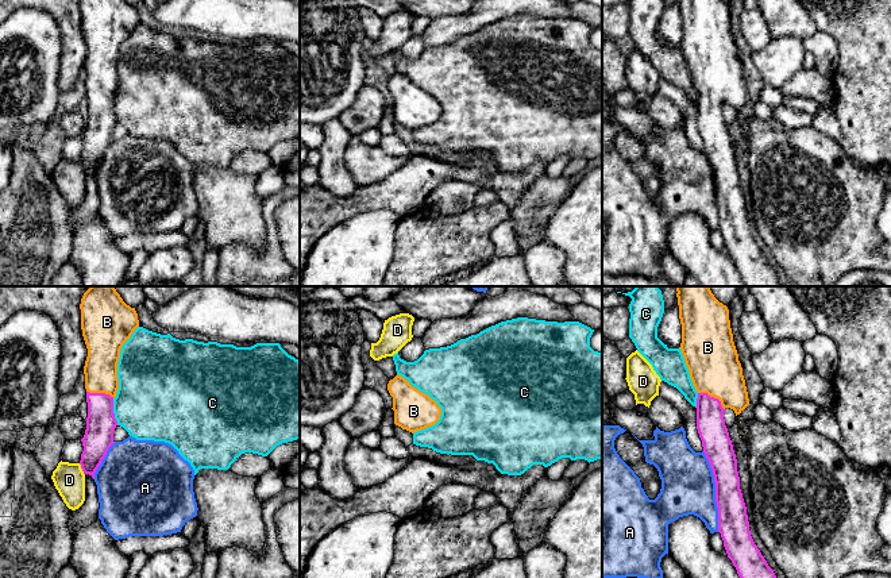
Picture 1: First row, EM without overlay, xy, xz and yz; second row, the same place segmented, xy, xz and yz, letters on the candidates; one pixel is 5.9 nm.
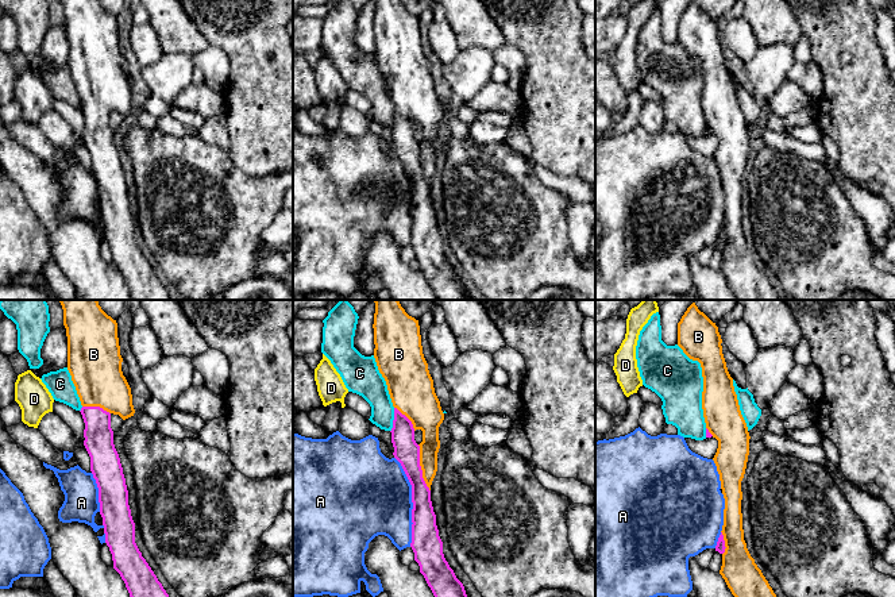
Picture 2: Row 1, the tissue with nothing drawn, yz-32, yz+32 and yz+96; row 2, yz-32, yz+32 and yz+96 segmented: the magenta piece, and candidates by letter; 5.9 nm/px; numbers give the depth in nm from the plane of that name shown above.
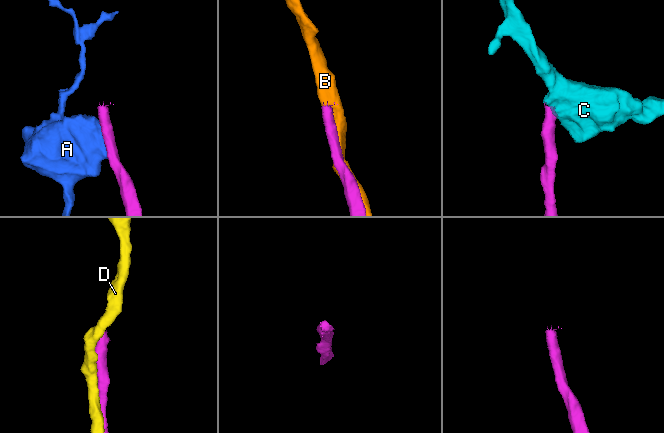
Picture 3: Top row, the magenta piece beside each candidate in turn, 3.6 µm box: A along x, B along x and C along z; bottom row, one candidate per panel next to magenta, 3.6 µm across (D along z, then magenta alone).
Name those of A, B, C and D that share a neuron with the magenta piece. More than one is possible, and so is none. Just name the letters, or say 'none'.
B

